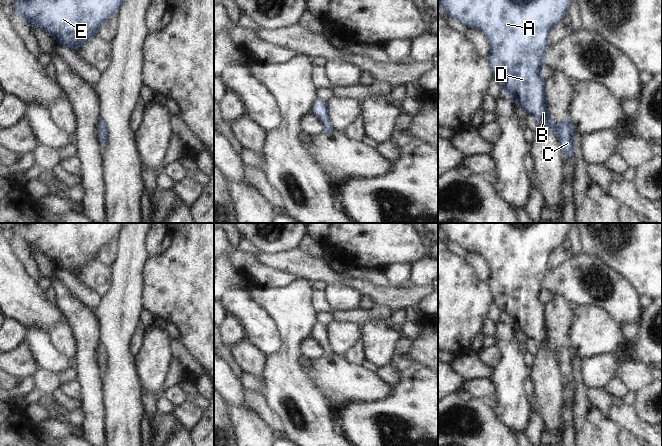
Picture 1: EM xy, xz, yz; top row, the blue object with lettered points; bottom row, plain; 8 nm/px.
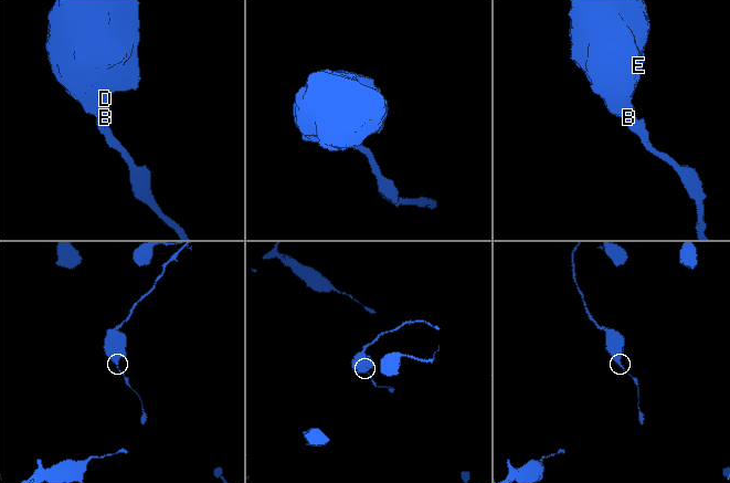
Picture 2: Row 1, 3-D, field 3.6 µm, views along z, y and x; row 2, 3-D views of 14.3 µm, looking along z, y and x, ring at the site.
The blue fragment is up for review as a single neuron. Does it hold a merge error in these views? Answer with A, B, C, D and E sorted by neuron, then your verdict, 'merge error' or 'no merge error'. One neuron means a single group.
A B C D E | no merge error

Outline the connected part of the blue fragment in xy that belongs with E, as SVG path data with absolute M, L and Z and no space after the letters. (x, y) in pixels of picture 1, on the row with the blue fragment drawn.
M17 0L17 18L26 18L30 27L39 27L51 35L56 44L79 50L98 35L99 27L114 13L120 12L124 0Z

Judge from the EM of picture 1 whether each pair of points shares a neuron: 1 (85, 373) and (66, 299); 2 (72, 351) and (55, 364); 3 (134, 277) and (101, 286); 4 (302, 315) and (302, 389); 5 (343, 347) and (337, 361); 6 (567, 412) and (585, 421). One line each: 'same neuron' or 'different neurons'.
1: same neuron
2: different neurons
3: different neurons
4: same neuron
5: different neurons
6: different neurons

